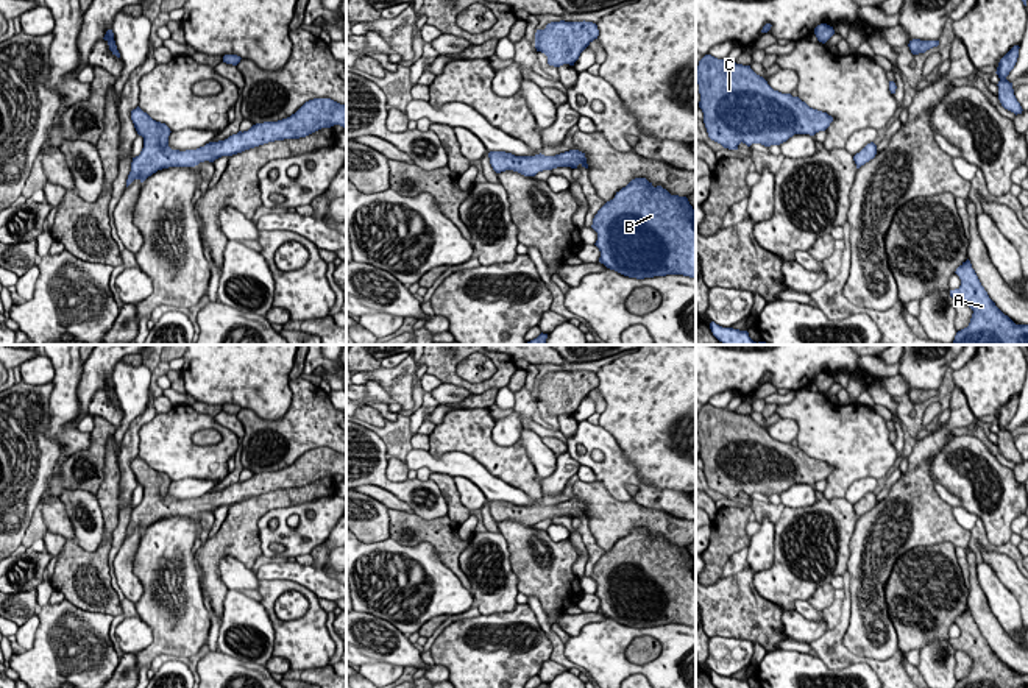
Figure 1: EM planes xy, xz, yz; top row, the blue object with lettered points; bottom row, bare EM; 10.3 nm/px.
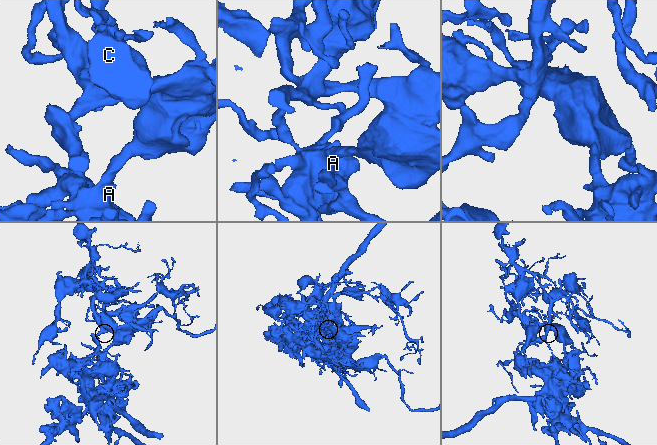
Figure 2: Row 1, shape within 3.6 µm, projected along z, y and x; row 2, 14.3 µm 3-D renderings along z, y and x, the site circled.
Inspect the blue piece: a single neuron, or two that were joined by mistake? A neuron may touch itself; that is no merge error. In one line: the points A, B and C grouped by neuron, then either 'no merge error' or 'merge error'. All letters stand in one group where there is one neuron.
A B / C; merge error

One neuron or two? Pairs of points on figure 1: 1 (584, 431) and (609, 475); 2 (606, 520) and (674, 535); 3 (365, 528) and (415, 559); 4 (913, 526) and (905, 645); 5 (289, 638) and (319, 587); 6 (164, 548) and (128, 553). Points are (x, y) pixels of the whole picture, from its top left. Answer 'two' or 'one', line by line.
1: one
2: one
3: two
4: two
5: two
6: two

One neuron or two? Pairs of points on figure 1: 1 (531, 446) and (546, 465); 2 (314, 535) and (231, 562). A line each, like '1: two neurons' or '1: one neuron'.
1: one neuron
2: two neurons

